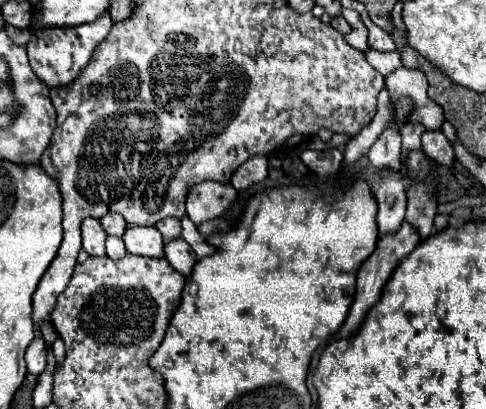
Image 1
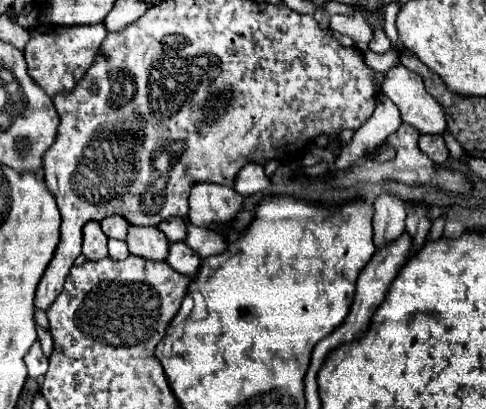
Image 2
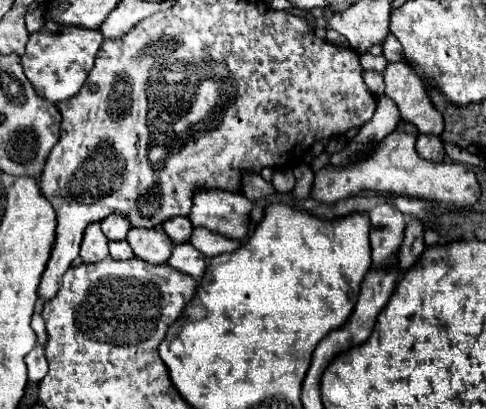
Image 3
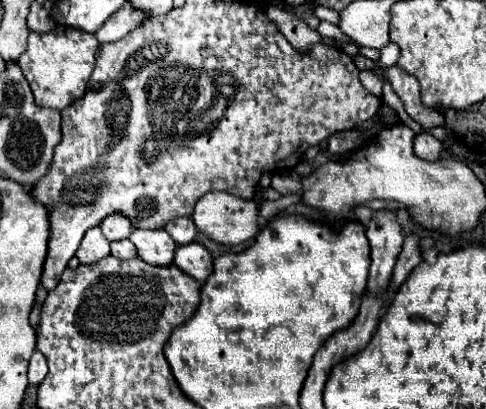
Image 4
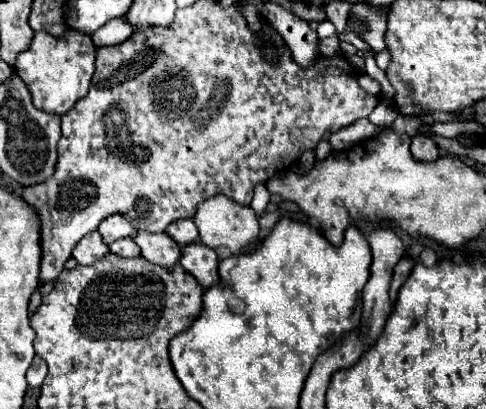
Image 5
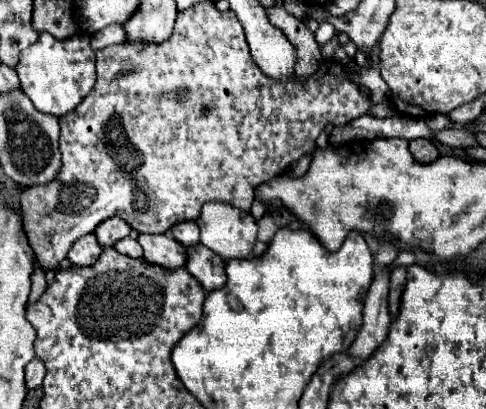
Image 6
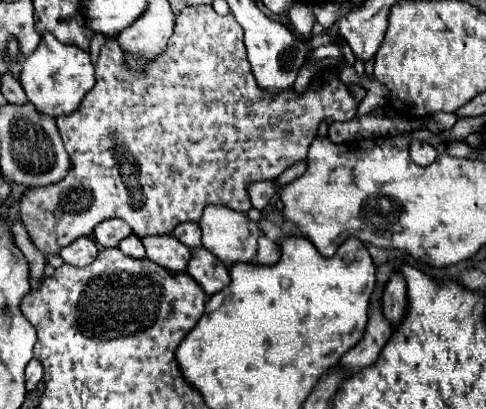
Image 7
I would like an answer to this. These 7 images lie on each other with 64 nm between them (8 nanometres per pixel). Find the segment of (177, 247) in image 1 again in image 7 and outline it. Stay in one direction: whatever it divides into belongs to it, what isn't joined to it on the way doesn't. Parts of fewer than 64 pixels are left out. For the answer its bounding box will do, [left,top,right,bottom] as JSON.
[186,248,230,296]

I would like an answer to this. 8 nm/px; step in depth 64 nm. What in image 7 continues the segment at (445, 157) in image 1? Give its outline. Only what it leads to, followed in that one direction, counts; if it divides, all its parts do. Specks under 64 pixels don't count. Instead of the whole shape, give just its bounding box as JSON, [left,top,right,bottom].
[410,140,438,166]

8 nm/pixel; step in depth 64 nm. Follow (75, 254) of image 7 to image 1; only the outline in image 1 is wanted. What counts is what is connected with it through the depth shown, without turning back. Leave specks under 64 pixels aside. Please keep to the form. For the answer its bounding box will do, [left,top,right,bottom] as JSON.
[82,218,106,256]

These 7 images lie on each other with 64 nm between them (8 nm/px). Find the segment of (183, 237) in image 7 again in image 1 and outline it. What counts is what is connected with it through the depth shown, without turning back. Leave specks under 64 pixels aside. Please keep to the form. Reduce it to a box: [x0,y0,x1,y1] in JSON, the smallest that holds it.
[156,218,182,240]

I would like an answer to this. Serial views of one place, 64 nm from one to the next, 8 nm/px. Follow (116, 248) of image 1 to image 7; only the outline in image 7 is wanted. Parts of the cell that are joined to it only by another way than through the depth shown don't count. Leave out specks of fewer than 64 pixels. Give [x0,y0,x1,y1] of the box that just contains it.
[118,234,146,258]

